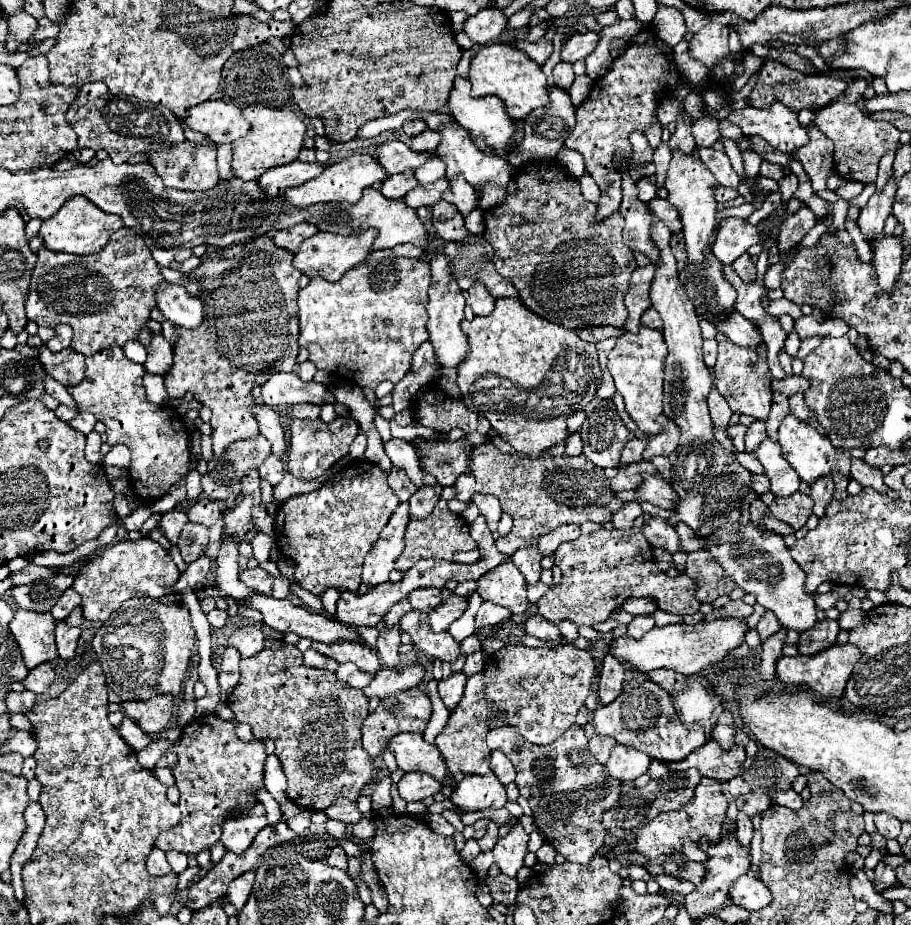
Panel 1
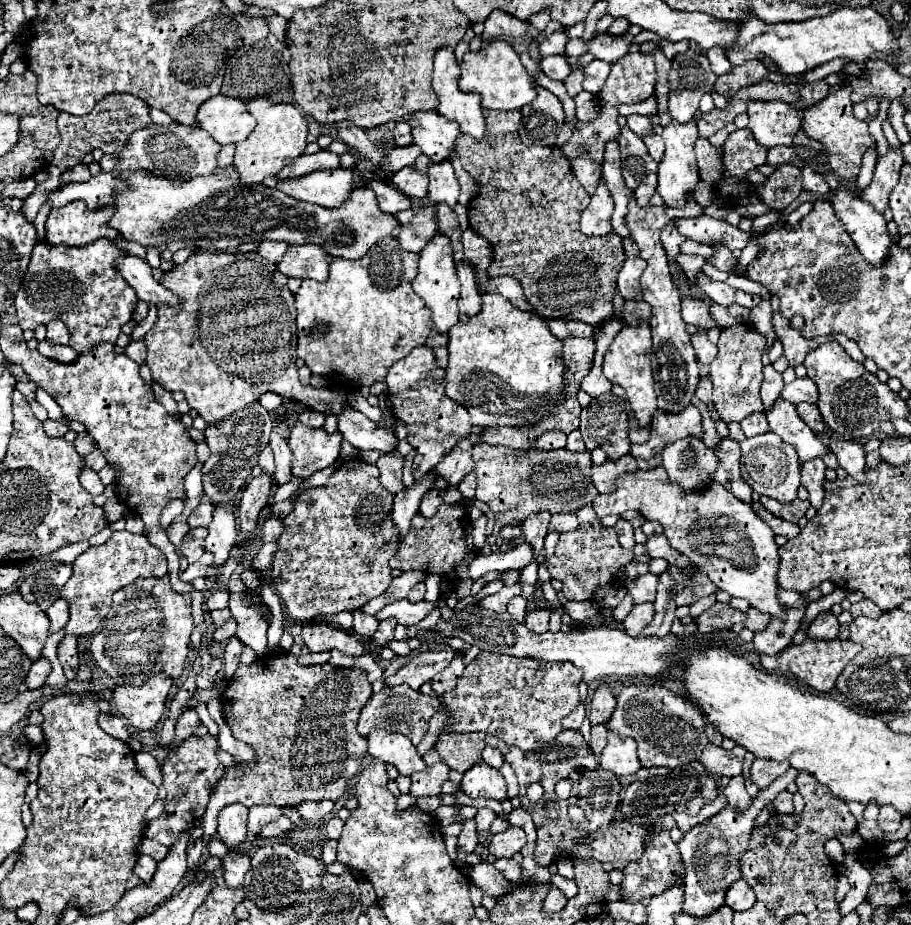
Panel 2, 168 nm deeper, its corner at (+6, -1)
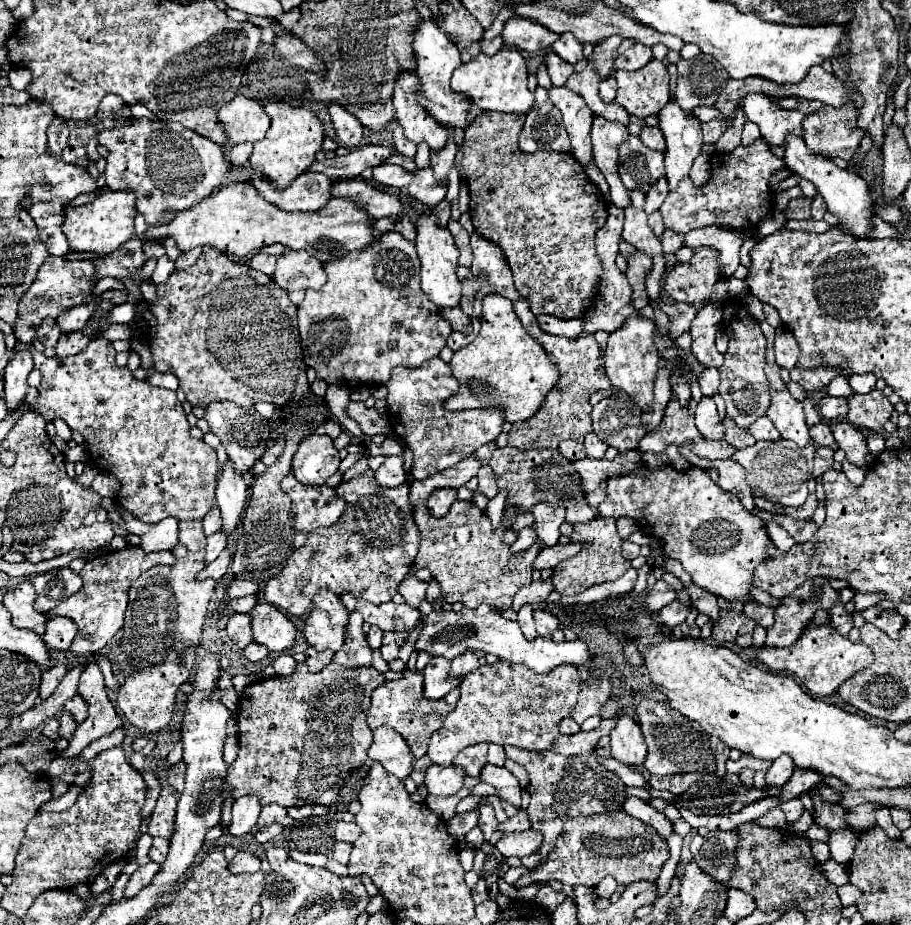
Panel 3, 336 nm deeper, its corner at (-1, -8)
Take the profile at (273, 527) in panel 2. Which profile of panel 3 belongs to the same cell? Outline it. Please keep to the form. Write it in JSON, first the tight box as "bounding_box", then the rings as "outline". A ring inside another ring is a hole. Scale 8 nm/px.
{"bounding_box":[282,472,344,532],"outline":[[[290,472],[282,480],[282,490],[292,498],[294,532],[314,532],[320,526],[330,526],[344,512],[344,502],[336,498],[334,488],[302,484]]]}

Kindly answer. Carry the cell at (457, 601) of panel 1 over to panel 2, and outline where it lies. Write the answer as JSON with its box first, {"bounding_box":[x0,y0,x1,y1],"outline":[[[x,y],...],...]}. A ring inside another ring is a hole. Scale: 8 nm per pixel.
{"bounding_box":[375,599,433,627],"outline":[[[399,599],[399,601],[395,601],[395,603],[385,605],[381,611],[375,613],[375,617],[377,617],[379,621],[393,617],[399,625],[409,627],[409,625],[419,623],[425,615],[429,615],[431,609],[433,609],[433,603],[427,603],[427,601],[411,603],[409,599]]]}

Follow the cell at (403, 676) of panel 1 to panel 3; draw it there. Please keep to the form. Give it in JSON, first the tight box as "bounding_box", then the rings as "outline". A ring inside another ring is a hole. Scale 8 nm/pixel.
{"bounding_box":[422,658,458,700],"outline":[[[430,658],[422,674],[424,674],[424,698],[440,700],[452,688],[458,686],[458,682],[450,678],[450,660],[446,658]]]}

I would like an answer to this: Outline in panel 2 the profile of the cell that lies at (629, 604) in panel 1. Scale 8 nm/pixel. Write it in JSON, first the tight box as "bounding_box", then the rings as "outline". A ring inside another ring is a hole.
{"bounding_box":[627,573,659,605],"outline":[[[651,573],[639,575],[635,581],[629,581],[627,583],[627,591],[633,595],[633,603],[635,605],[647,603],[647,601],[653,603],[655,601],[657,581],[659,581],[659,575],[651,575]]]}

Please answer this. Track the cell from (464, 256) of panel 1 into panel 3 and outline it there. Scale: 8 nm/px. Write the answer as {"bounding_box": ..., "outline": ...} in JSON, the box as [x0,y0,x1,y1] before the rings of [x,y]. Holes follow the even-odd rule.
{"bounding_box":[508,298,610,450],"outline":[[[520,298],[514,302],[514,312],[518,314],[520,322],[528,330],[528,334],[532,334],[542,344],[542,348],[546,350],[550,360],[558,366],[560,380],[548,392],[546,400],[542,402],[542,410],[538,410],[538,414],[534,414],[534,418],[530,418],[526,422],[514,422],[512,424],[512,428],[508,432],[508,444],[518,448],[518,450],[540,450],[540,448],[558,448],[558,444],[562,440],[584,442],[584,436],[588,432],[592,432],[590,396],[596,390],[610,386],[610,382],[608,382],[608,378],[600,366],[598,344],[596,344],[594,336],[588,332],[582,332],[576,338],[560,338],[560,336],[546,334],[538,326],[536,316],[532,314],[526,298]]]}

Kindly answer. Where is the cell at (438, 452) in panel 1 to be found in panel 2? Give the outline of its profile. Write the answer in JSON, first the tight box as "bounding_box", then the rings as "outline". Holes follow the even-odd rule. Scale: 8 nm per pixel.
{"bounding_box":[435,439,475,487],"outline":[[[461,439],[461,441],[459,441],[459,447],[455,447],[455,449],[435,467],[435,471],[437,471],[443,479],[447,479],[451,487],[457,487],[457,485],[463,481],[463,477],[465,477],[467,473],[471,473],[473,467],[475,467],[475,461],[473,461],[471,451],[473,451],[473,443],[471,443],[469,439]]]}

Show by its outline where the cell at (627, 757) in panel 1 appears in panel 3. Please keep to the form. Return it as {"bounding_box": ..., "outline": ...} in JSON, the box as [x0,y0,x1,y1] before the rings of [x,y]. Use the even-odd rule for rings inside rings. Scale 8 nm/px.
{"bounding_box":[610,714,646,768],"outline":[[[628,714],[618,716],[618,722],[610,732],[610,740],[612,740],[614,760],[632,768],[642,768],[644,756],[646,756],[646,744],[644,744],[640,726],[632,716]]]}

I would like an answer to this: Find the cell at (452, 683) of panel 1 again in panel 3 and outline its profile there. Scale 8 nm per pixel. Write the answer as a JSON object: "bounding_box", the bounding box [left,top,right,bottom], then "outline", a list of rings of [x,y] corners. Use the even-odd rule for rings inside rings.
{"bounding_box":[450,652,478,680],"outline":[[[464,652],[464,654],[460,654],[458,658],[452,660],[450,676],[462,680],[462,678],[464,678],[468,672],[472,672],[476,666],[478,666],[478,656],[476,656],[474,652]]]}

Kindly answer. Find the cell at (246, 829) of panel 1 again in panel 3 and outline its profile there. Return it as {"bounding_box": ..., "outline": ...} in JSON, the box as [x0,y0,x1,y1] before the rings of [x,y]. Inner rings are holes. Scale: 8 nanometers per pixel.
{"bounding_box":[228,796,262,838],"outline":[[[250,796],[238,798],[232,806],[232,822],[228,826],[228,832],[236,838],[246,836],[256,826],[260,810],[262,808],[258,806],[258,798],[250,798]]]}

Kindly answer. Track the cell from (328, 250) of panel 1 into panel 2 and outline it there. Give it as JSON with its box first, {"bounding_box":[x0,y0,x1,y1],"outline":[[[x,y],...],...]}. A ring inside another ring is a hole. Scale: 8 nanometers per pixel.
{"bounding_box":[277,245,331,281],"outline":[[[289,245],[283,259],[277,263],[277,269],[285,277],[325,281],[329,275],[329,263],[331,255],[325,255],[317,245]]]}

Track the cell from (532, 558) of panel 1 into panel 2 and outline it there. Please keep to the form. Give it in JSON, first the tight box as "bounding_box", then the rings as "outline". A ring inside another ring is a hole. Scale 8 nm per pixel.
{"bounding_box":[521,511,551,553],"outline":[[[539,511],[539,513],[535,513],[535,515],[529,515],[529,517],[523,521],[523,525],[521,525],[527,543],[533,545],[533,551],[535,551],[535,553],[539,553],[539,551],[543,549],[543,541],[545,541],[547,529],[549,529],[549,527],[547,527],[549,519],[551,519],[551,513],[549,513],[549,511],[543,511],[543,513]]]}

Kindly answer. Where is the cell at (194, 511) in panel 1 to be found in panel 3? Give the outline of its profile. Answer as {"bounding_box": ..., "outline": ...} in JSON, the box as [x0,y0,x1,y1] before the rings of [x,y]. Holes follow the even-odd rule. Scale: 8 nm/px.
{"bounding_box":[202,506,222,536],"outline":[[[214,506],[214,508],[210,510],[210,514],[206,514],[206,518],[204,518],[202,522],[204,522],[204,534],[206,534],[206,536],[210,536],[210,534],[218,532],[218,530],[220,530],[220,526],[222,526],[220,510]]]}

